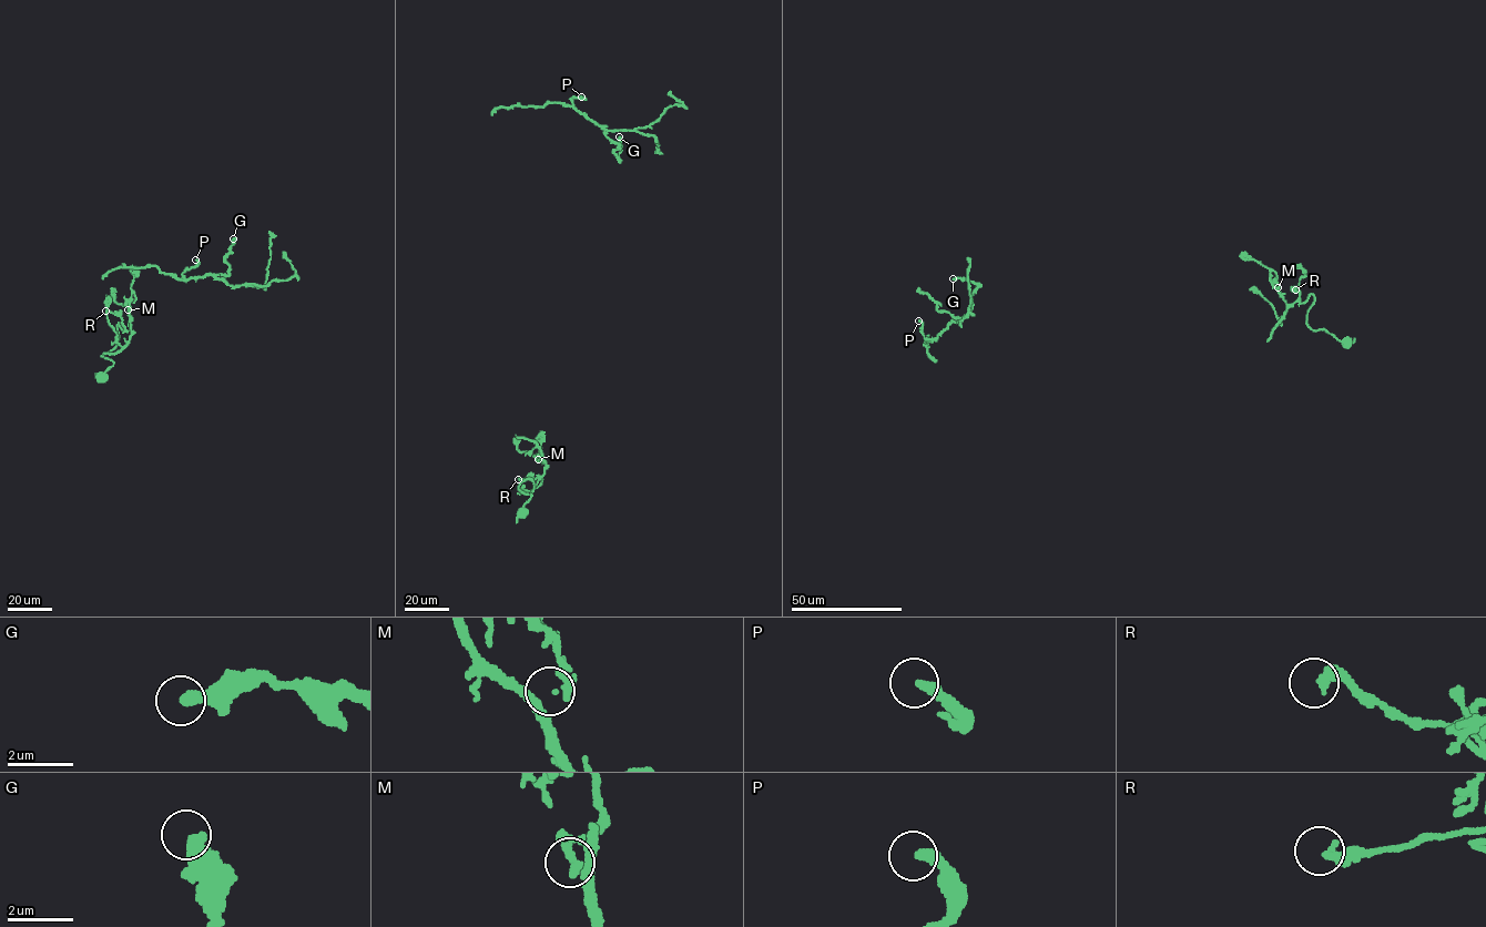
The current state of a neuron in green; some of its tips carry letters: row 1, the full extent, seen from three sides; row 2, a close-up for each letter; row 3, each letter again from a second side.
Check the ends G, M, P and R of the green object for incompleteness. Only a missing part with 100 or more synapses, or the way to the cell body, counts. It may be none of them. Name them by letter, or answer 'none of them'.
none of them

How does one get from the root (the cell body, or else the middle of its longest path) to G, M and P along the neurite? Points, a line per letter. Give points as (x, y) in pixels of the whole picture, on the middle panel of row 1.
G: (521, 512), (531, 496), (518, 485), (532, 480), (531, 493), (546, 466), (541, 434), (620, 162), (619, 136)
M: (521, 512), (531, 496), (522, 492), (518, 485), (530, 479), (532, 492), (546, 466), (538, 454), (538, 459)
P: (521, 512), (620, 162), (581, 97)

